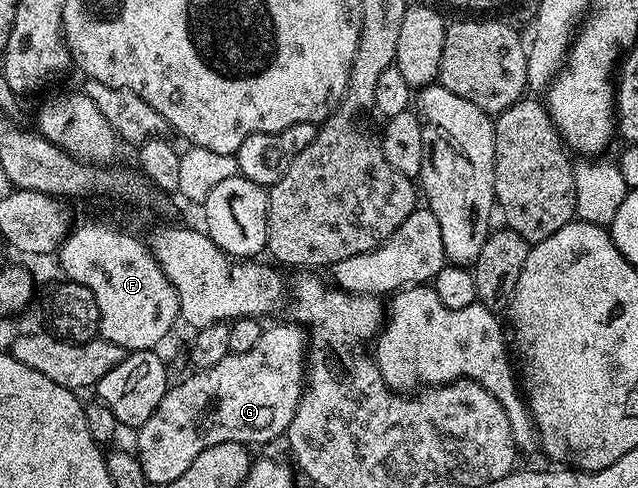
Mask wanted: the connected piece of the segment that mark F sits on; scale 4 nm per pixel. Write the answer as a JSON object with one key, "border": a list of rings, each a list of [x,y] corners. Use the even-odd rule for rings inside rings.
{"border":[[[82,223],[73,228],[66,240],[62,242],[56,259],[62,262],[62,271],[67,280],[79,283],[92,289],[92,297],[96,297],[96,305],[100,313],[101,338],[120,345],[125,351],[149,351],[157,348],[158,342],[179,322],[178,298],[176,289],[164,277],[164,269],[151,253],[145,238],[137,239],[130,231],[121,231],[110,223]]]}

